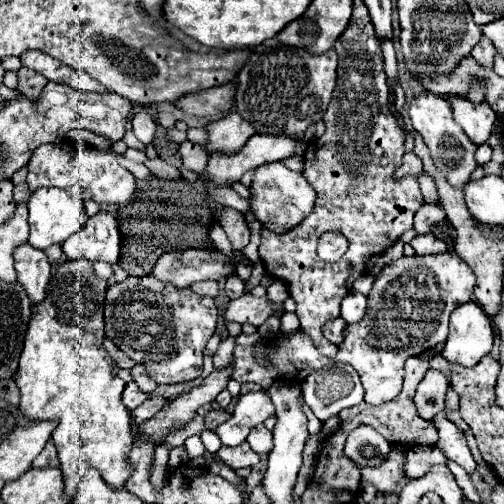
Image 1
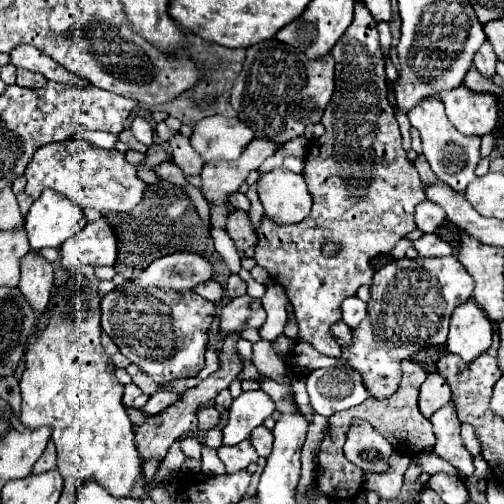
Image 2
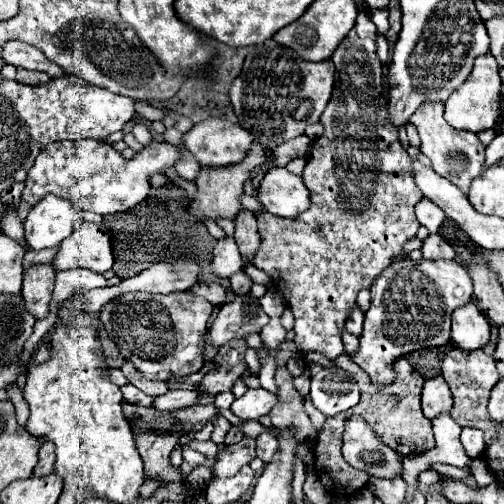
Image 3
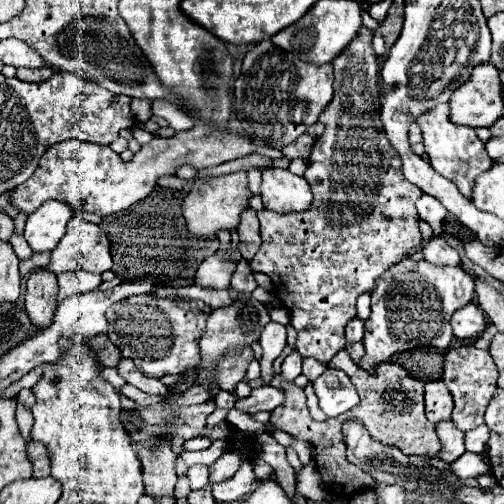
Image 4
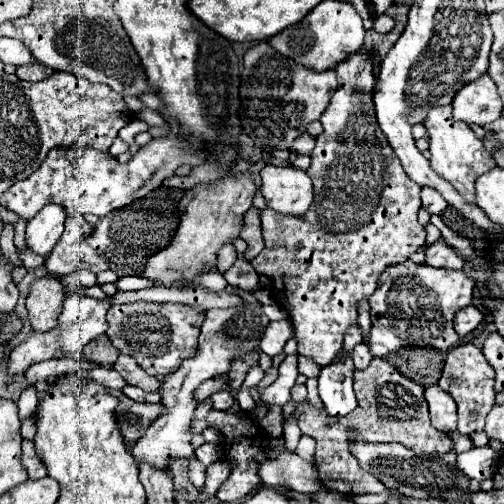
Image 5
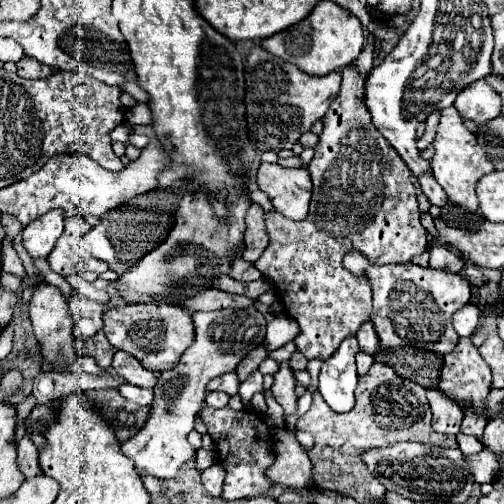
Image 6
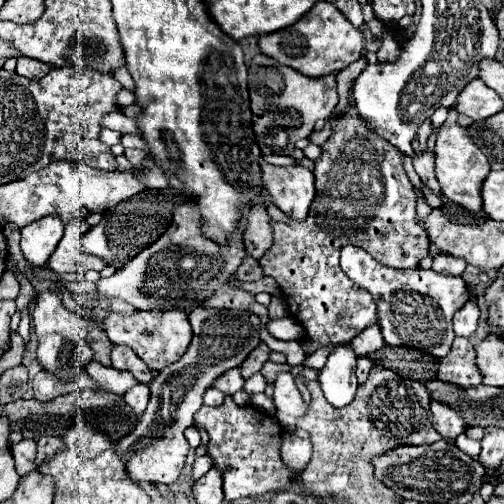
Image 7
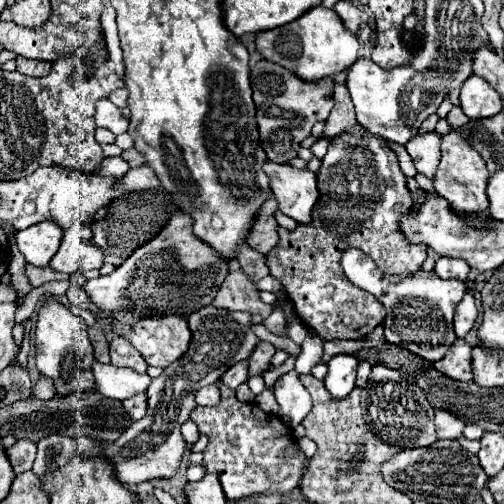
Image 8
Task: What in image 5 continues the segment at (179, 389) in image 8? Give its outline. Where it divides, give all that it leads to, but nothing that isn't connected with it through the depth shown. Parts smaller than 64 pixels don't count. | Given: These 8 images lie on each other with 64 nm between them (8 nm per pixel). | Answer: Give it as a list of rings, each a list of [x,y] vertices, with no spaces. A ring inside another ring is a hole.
[[[244,304],[242,308],[228,308],[228,310],[208,310],[204,314],[204,322],[200,326],[200,336],[198,336],[198,348],[194,356],[188,356],[182,360],[180,368],[172,374],[166,374],[164,380],[160,382],[158,394],[162,398],[162,408],[164,414],[160,414],[146,430],[142,438],[130,444],[130,454],[138,462],[146,462],[154,466],[156,470],[170,472],[172,464],[176,460],[190,460],[194,458],[194,448],[190,444],[190,424],[194,410],[198,408],[198,400],[194,398],[196,388],[206,382],[208,378],[220,376],[230,372],[230,366],[236,358],[258,350],[260,348],[260,338],[264,328],[268,326],[266,314],[260,310],[258,304]]]

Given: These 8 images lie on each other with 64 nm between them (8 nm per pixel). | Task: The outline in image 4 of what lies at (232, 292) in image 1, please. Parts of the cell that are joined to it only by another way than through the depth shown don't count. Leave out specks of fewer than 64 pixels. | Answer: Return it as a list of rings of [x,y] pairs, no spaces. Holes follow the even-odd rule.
[[[240,260],[238,262],[238,268],[236,272],[232,274],[232,280],[230,280],[230,286],[236,290],[236,292],[254,292],[258,288],[256,280],[254,280],[254,274],[252,274],[252,268],[246,260]]]

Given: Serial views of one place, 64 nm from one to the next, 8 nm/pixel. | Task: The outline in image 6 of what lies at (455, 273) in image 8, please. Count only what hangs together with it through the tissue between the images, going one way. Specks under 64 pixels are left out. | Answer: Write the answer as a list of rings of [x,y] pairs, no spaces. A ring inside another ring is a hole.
[[[432,246],[430,248],[430,268],[434,270],[446,270],[446,272],[462,272],[466,262],[456,256],[452,250],[444,246]]]

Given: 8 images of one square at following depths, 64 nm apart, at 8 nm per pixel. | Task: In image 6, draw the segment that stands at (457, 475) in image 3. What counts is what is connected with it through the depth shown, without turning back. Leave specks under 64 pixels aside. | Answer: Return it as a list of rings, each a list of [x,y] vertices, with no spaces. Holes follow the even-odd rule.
[[[480,452],[476,456],[466,456],[468,464],[472,464],[472,474],[476,476],[476,482],[494,482],[500,466],[496,456],[490,456],[490,452]]]

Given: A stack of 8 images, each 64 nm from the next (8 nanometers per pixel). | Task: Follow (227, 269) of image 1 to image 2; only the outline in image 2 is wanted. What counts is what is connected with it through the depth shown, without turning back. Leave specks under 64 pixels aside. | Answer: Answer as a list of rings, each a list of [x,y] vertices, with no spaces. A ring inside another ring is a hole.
[[[176,252],[154,260],[140,272],[138,278],[126,280],[116,288],[156,286],[164,290],[188,290],[194,288],[198,282],[210,280],[210,276],[212,276],[212,264],[204,256]]]

